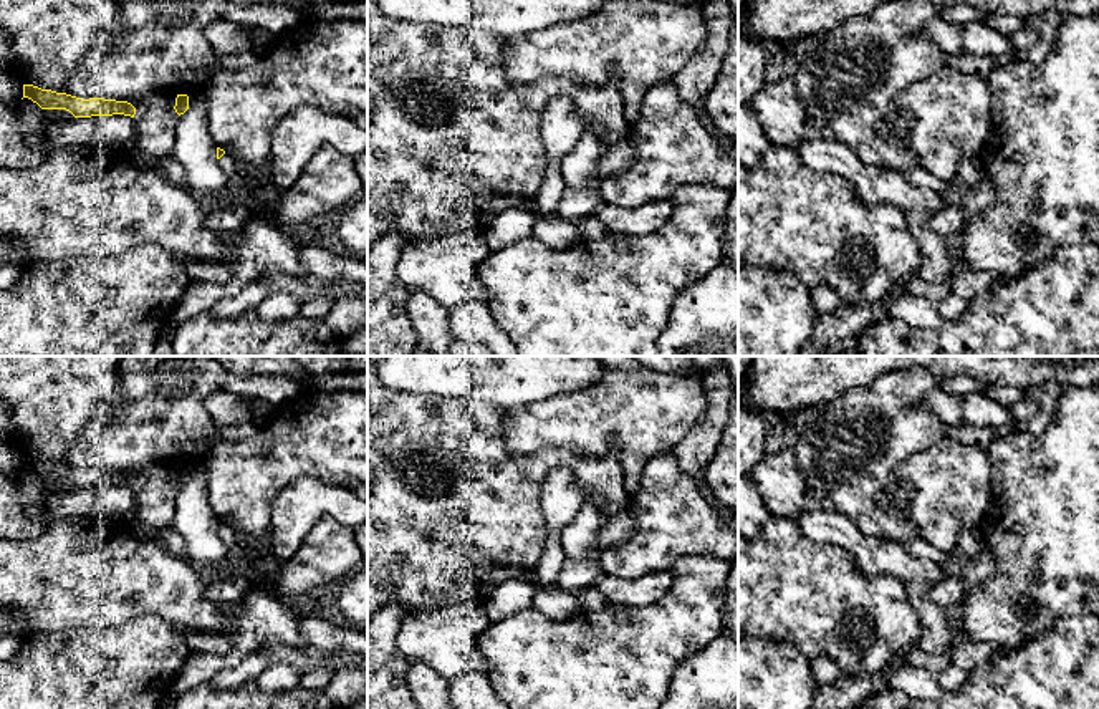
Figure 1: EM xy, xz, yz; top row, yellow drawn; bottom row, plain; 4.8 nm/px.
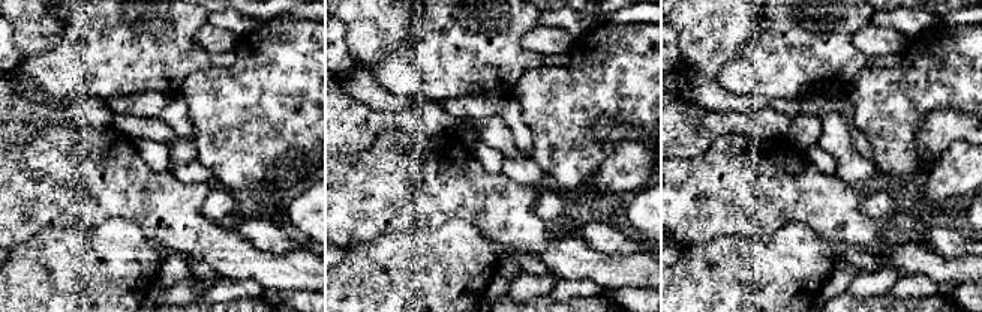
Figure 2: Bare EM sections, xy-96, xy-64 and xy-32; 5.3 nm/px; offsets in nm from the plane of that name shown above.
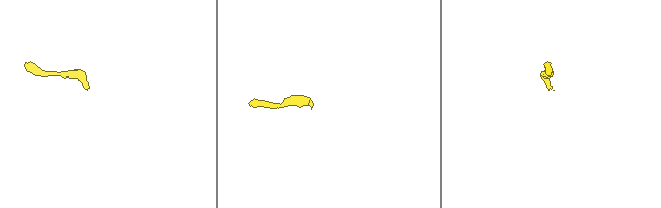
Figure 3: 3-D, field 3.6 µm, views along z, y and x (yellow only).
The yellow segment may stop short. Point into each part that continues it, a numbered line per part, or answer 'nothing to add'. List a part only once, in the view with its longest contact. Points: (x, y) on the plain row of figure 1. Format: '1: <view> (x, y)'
1: xy (263, 618)

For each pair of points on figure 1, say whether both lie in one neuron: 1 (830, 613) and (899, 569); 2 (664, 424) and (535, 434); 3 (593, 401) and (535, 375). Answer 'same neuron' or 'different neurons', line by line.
1: different neurons
2: same neuron
3: different neurons

